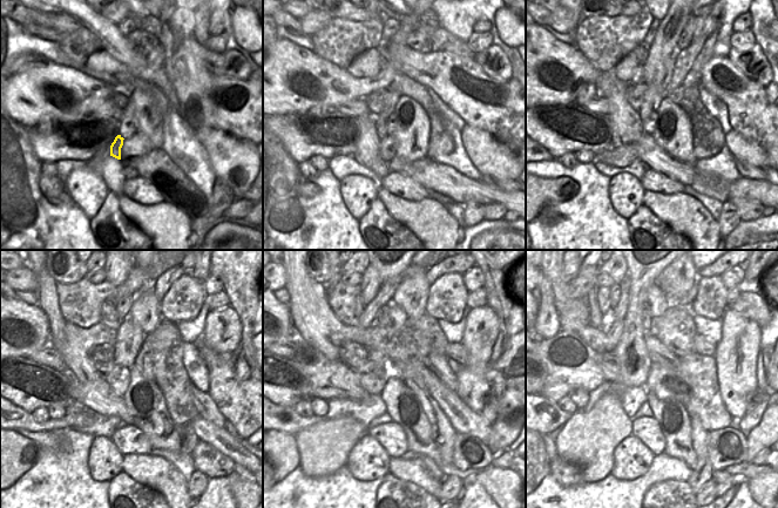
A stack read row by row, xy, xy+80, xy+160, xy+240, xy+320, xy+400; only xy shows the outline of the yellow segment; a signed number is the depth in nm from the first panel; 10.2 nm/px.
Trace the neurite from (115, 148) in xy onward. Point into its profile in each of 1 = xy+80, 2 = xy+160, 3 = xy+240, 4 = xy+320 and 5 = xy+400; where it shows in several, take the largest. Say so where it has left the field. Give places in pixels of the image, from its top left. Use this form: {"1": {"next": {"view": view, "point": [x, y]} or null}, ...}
{"1": {"next": {"view": "xy+80", "point": [392, 96]}}, "2": {"next": {"view": "xy+160", "point": [655, 93]}}, "3": {"next": {"view": "xy+240", "point": [130, 336]}}, "4": {"next": {"view": "xy+320", "point": [397, 316]}}, "5": {"next": {"view": "xy+400", "point": [656, 303]}}}

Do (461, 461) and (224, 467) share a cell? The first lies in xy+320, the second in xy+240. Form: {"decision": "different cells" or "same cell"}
{"decision": "same cell"}

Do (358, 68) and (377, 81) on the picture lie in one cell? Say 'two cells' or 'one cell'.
two cells

